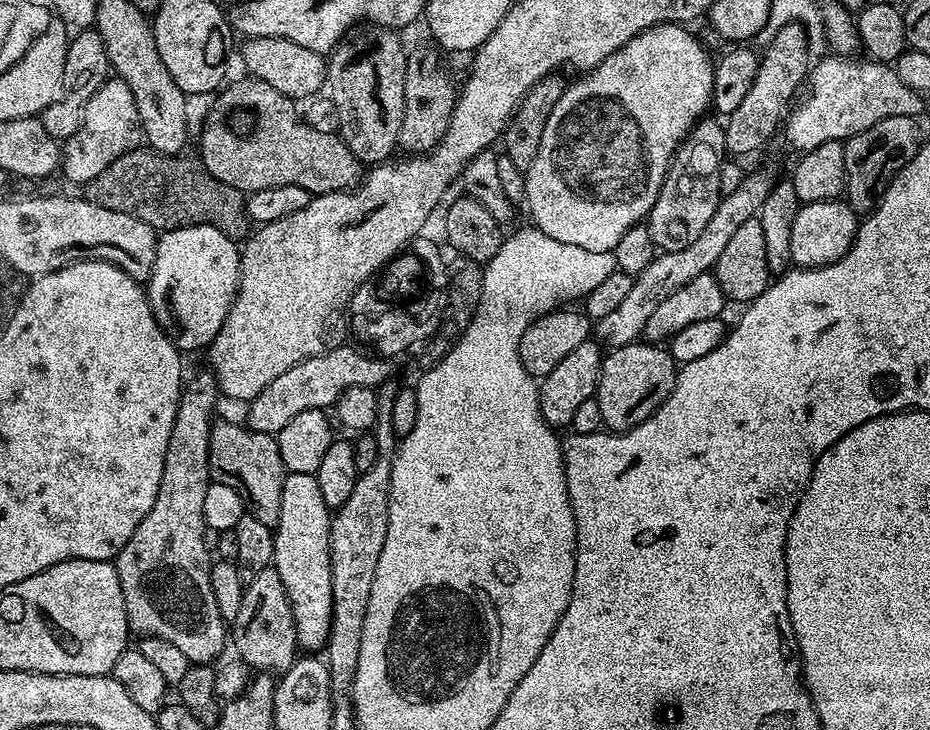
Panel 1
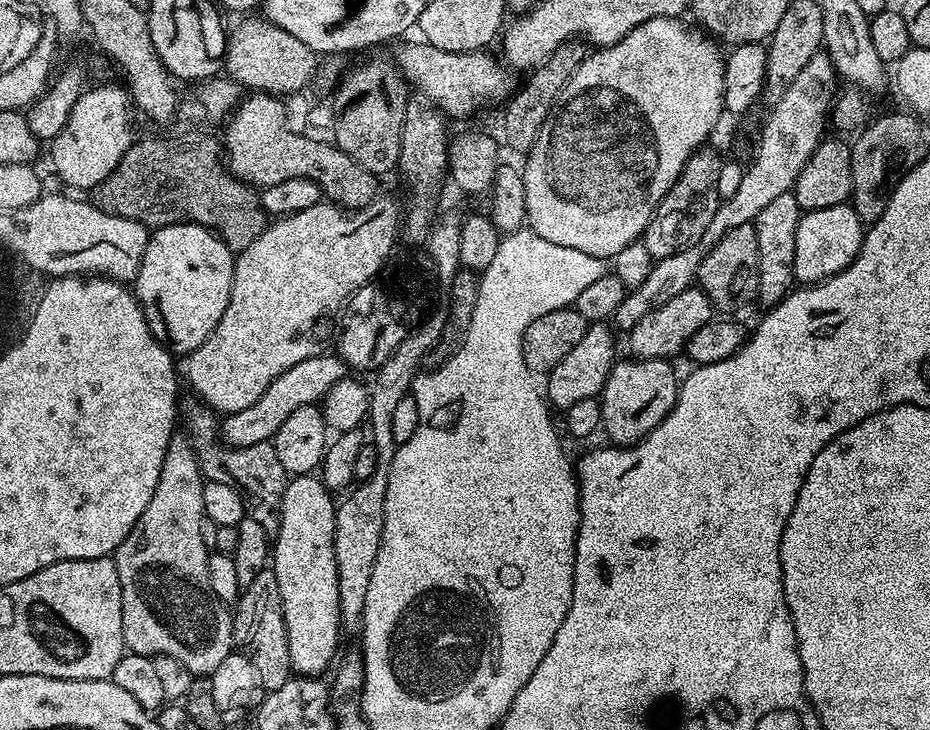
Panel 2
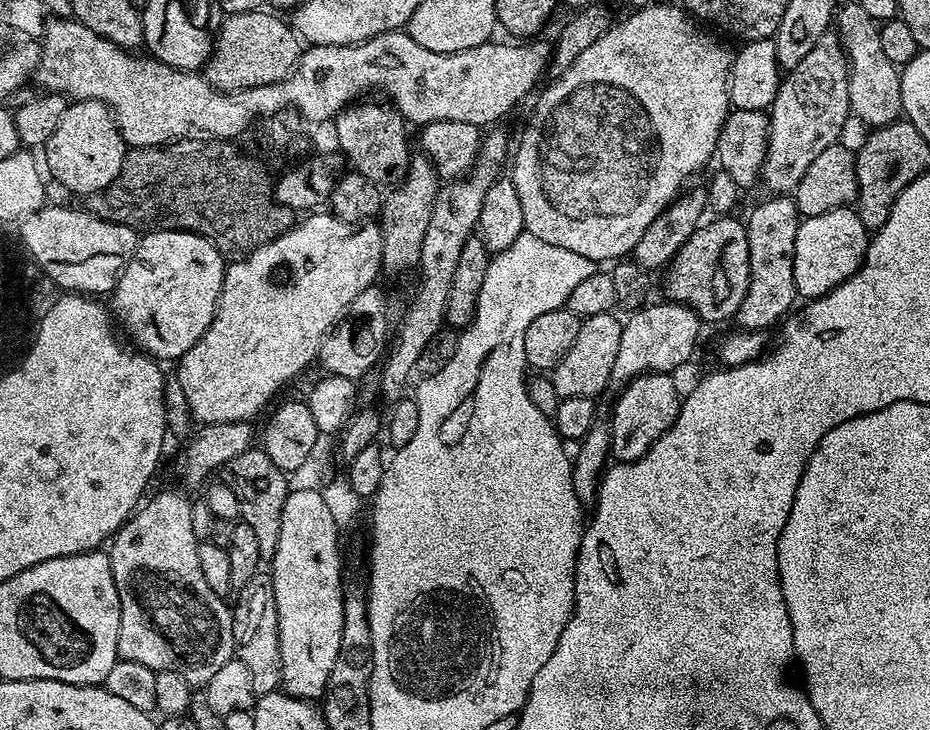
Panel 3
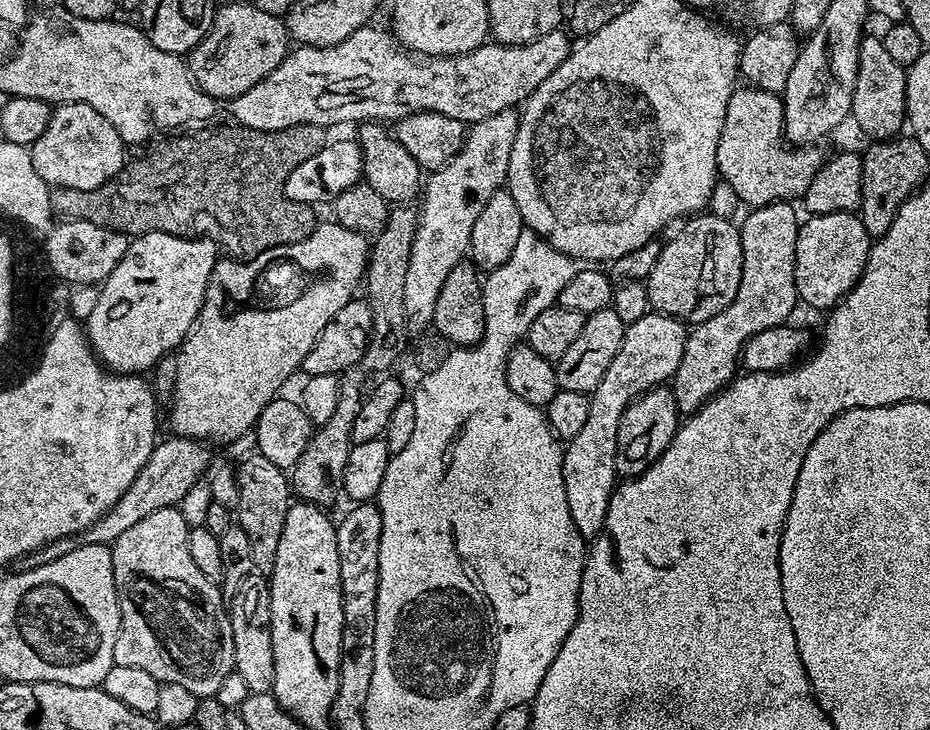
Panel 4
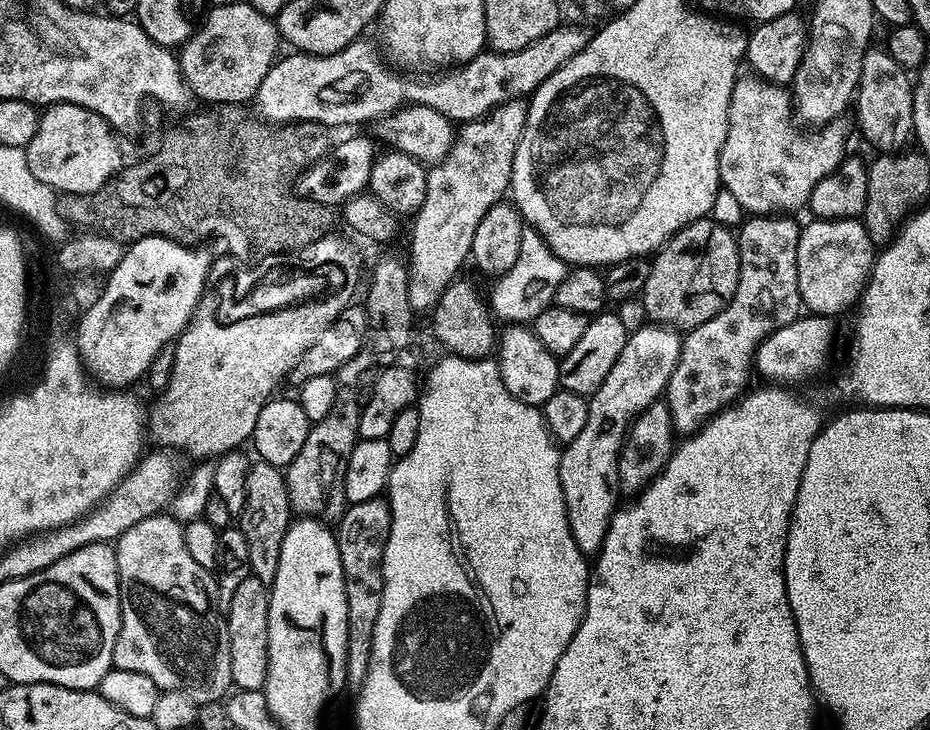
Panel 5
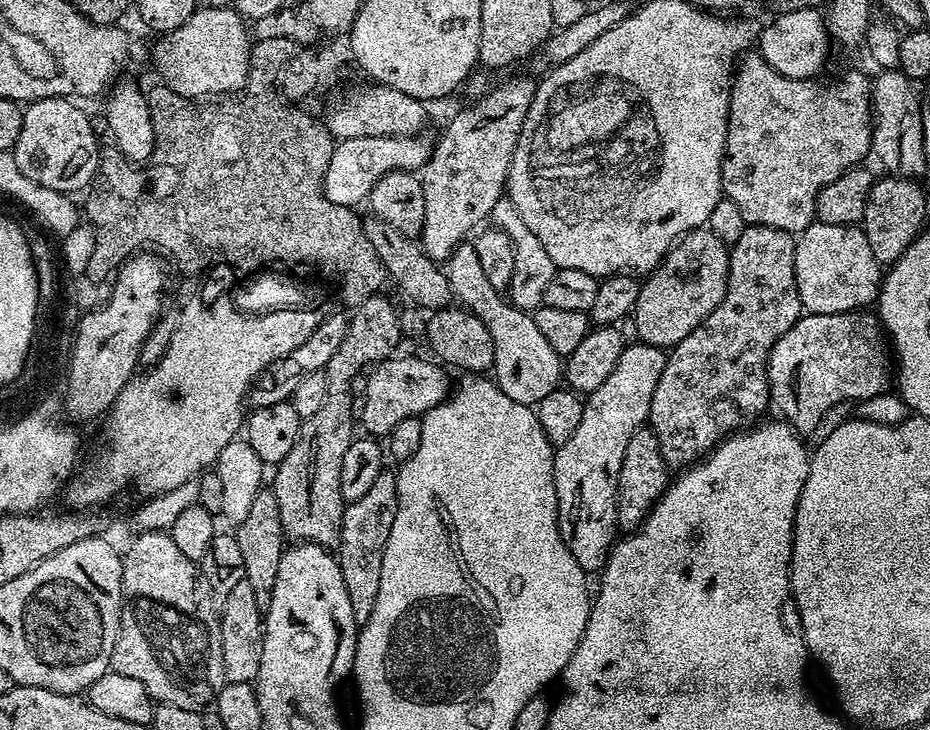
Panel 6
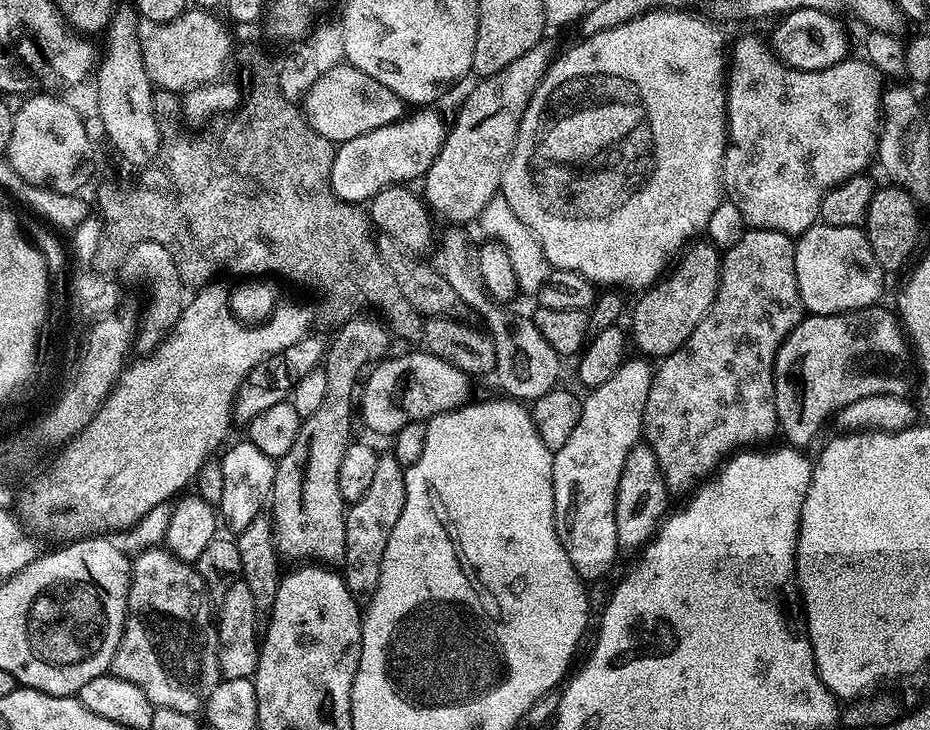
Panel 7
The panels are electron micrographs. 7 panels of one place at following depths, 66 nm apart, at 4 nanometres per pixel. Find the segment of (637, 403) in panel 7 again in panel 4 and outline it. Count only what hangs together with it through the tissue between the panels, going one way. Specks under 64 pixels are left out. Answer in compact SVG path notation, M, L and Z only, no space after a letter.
M651 310L638 321L625 327L622 346L618 346L618 354L614 354L614 362L610 362L610 370L602 374L602 382L598 382L598 386L590 394L590 414L586 417L582 431L574 434L574 438L567 441L564 448L562 478L566 482L566 502L570 506L570 518L574 518L574 526L578 526L581 536L595 538L604 528L610 498L618 487L615 456L616 447L619 445L619 426L624 412L637 397L651 391L652 388L663 385L665 381L676 375L678 362L682 362L688 334L689 329L683 320L675 320L673 316L664 316L660 312Z

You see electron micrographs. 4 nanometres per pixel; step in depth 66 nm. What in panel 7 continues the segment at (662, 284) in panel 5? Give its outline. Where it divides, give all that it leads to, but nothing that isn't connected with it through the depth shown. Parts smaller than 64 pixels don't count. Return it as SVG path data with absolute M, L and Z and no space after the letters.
M711 242L700 243L693 243L671 265L667 275L657 280L641 295L644 297L637 302L636 309L632 312L632 332L630 328L631 343L633 340L640 351L637 353L648 358L663 358L678 350L688 341L690 334L694 334L698 322L702 322L702 318L714 302L716 288L720 285L722 256Z

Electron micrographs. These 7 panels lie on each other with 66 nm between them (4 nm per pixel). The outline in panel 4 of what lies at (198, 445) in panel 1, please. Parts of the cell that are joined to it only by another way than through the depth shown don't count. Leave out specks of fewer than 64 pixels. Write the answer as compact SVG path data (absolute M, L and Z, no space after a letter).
M173 506L146 514L142 522L134 522L134 526L111 545L114 582L120 603L120 629L114 642L112 663L146 670L146 674L151 674L160 685L182 686L198 698L215 697L222 682L234 672L232 617L217 581L206 578L206 574L198 570L194 558L190 558L189 531L190 526L186 518L182 518L179 507Z

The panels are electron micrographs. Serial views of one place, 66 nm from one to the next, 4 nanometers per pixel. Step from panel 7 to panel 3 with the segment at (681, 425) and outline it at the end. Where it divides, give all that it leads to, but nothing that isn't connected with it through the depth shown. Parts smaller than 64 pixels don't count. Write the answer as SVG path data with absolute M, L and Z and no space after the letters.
M772 194L767 198L746 216L750 286L734 317L735 323L740 323L737 325L744 330L768 330L771 324L779 325L793 311L792 303L798 300L794 286L794 238L802 217L791 195Z

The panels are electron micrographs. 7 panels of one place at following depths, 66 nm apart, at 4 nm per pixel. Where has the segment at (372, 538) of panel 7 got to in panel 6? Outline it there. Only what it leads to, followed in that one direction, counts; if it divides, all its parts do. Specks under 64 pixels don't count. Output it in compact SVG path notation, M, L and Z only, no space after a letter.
M385 470L378 474L377 481L362 498L351 501L344 510L338 559L342 582L346 582L346 594L350 594L350 606L360 626L370 618L374 602L378 602L378 582L382 582L382 554L386 554L386 542L390 542L390 526L394 526L399 501L396 472Z

